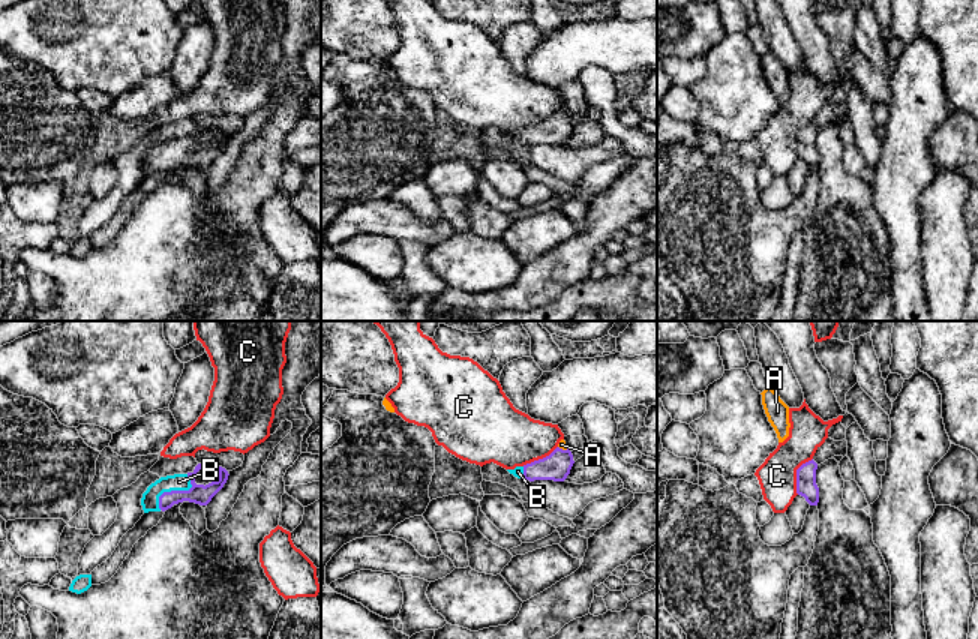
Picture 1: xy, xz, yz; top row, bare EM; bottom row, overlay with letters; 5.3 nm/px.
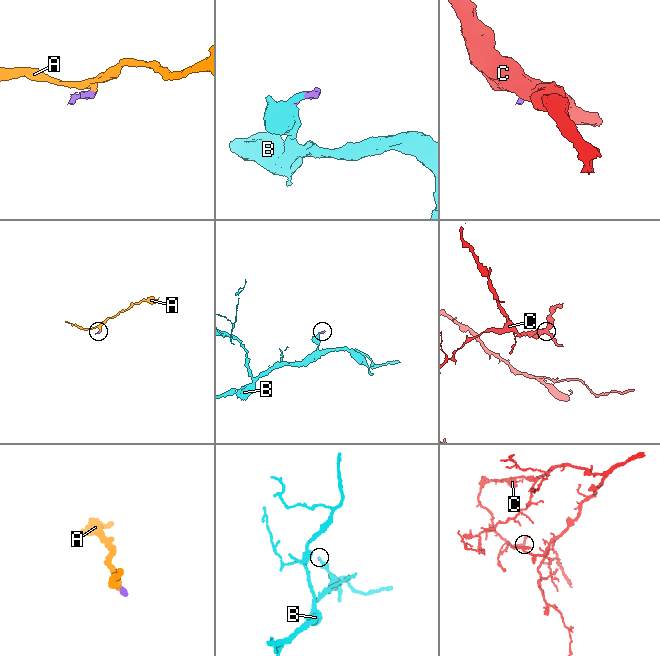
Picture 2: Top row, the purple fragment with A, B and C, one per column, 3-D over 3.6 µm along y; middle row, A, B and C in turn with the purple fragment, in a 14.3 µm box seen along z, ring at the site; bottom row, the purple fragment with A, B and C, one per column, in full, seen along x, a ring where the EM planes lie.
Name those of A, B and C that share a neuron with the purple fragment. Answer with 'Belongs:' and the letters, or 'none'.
Belongs: A, B

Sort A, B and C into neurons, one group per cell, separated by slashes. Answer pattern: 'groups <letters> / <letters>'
groups A B / C

